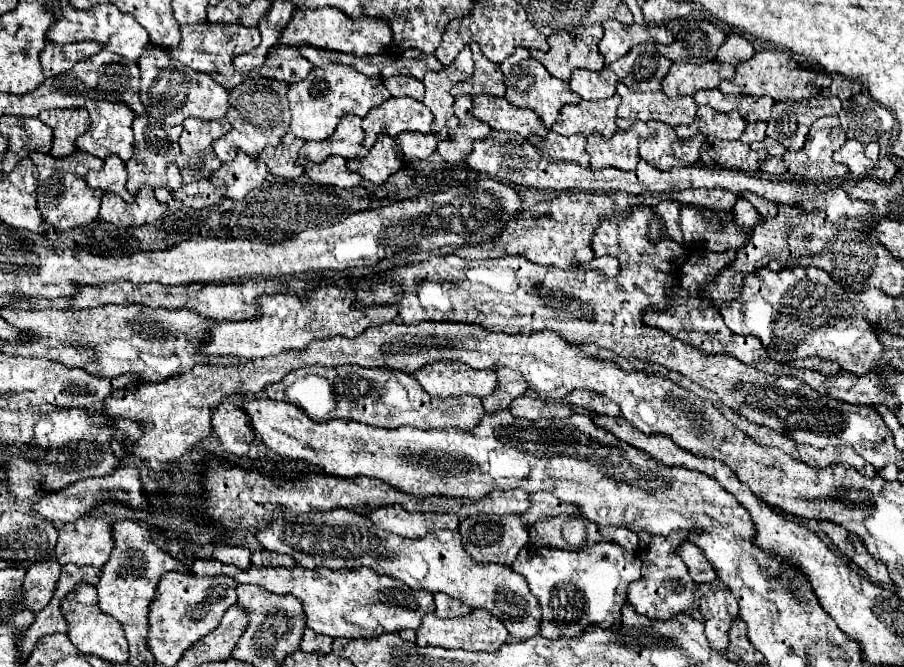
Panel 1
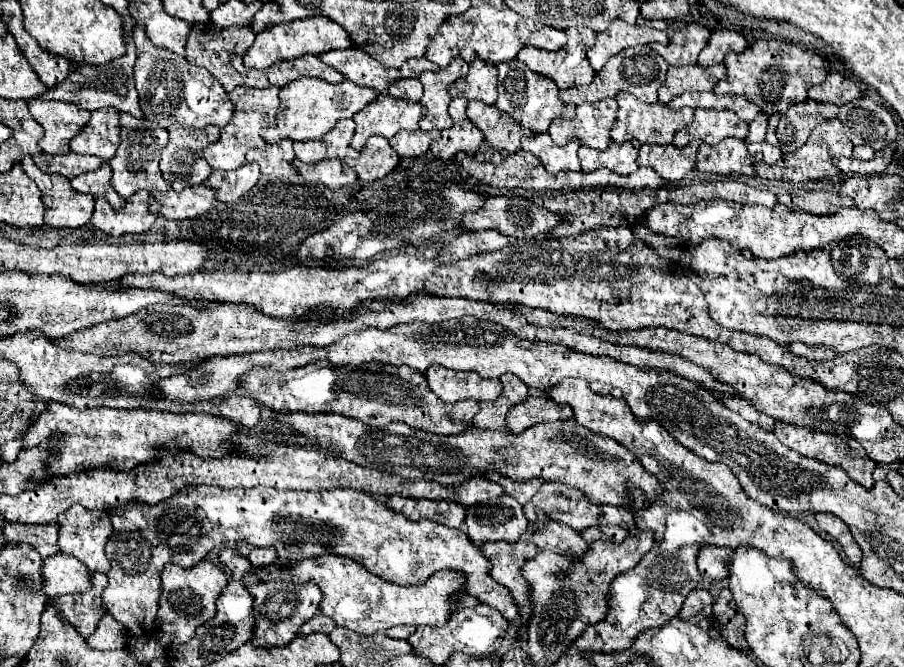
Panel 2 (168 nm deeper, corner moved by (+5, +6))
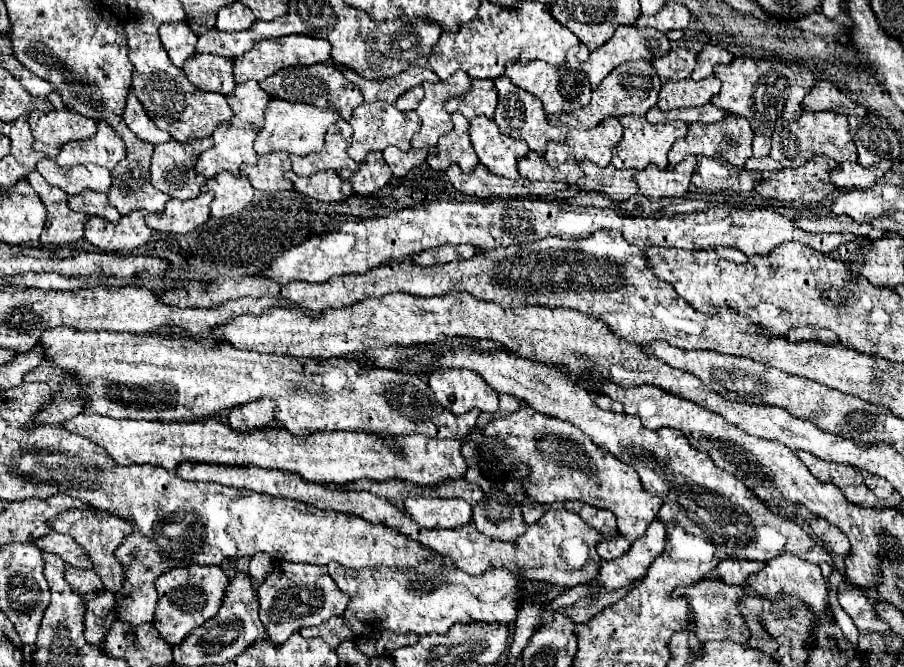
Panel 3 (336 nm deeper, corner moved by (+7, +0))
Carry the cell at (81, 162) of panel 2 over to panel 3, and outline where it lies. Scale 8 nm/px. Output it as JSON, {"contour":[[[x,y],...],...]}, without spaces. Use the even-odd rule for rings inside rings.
{"contour":[[[44,158],[38,162],[36,170],[52,184],[64,190],[66,194],[80,194],[84,190],[96,190],[96,192],[108,192],[112,178],[106,168],[86,164],[76,168],[62,168],[54,160]]]}

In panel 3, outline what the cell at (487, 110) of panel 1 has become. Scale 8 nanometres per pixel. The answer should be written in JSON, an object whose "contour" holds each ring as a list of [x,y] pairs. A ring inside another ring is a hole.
{"contour":[[[478,116],[470,122],[470,138],[480,164],[484,164],[492,174],[512,180],[520,176],[516,164],[518,158],[528,152],[528,146],[522,140],[504,136],[500,128],[496,128],[496,122],[484,116]]]}

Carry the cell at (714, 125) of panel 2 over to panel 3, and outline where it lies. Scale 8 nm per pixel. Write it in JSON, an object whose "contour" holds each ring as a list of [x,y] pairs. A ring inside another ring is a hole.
{"contour":[[[729,114],[724,120],[714,122],[714,124],[694,122],[688,128],[688,136],[678,140],[672,146],[672,150],[668,152],[668,160],[670,160],[672,166],[676,166],[686,154],[704,154],[704,156],[718,158],[718,160],[724,160],[724,162],[734,164],[734,166],[744,166],[744,162],[752,156],[752,150],[750,150],[752,136],[754,136],[754,132],[752,132],[748,120],[744,120],[744,117],[734,114]]]}

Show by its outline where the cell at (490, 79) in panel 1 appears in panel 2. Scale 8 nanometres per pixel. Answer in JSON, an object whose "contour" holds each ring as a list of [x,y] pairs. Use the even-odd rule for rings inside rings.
{"contour":[[[480,58],[470,64],[470,72],[466,78],[458,80],[456,84],[448,86],[448,92],[452,98],[456,96],[466,96],[468,100],[480,100],[488,106],[492,106],[498,98],[496,92],[496,74],[494,66],[482,62]]]}

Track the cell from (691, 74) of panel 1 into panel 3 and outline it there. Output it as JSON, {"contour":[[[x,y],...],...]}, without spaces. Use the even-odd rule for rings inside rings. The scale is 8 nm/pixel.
{"contour":[[[716,76],[704,78],[700,82],[684,78],[678,82],[666,82],[658,96],[658,106],[662,110],[686,108],[686,106],[704,106],[714,94],[720,92],[720,80]]]}

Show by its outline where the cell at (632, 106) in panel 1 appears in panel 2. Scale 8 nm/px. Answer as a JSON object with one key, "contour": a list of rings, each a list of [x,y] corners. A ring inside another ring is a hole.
{"contour":[[[618,94],[616,98],[618,102],[618,118],[616,118],[616,126],[614,132],[610,134],[612,142],[622,144],[628,140],[638,140],[640,144],[670,144],[674,140],[674,134],[680,132],[682,128],[686,128],[692,120],[694,120],[694,110],[690,108],[682,108],[682,110],[670,110],[670,106],[656,102],[654,106],[646,106],[644,102],[638,102],[632,94]]]}

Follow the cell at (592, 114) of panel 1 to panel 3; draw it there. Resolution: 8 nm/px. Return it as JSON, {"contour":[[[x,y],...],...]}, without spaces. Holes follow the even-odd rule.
{"contour":[[[618,118],[602,120],[596,128],[590,130],[576,130],[572,128],[562,142],[548,144],[544,158],[550,166],[558,166],[568,158],[574,160],[592,160],[598,166],[610,164],[612,148],[622,138],[622,126]]]}

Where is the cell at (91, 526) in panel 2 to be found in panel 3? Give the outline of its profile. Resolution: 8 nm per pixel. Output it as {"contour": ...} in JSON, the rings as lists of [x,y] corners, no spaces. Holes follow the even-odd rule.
{"contour":[[[92,508],[92,510],[68,510],[68,512],[64,512],[64,514],[60,514],[60,516],[56,516],[52,520],[52,528],[56,532],[72,536],[76,540],[76,544],[84,548],[86,556],[92,558],[94,570],[98,572],[98,576],[104,582],[106,590],[110,590],[114,594],[120,592],[124,568],[116,562],[112,552],[120,546],[122,538],[132,532],[132,526],[126,520],[120,520],[120,518],[116,518],[116,516],[112,516],[112,514],[104,512],[104,510],[98,510],[98,508]]]}

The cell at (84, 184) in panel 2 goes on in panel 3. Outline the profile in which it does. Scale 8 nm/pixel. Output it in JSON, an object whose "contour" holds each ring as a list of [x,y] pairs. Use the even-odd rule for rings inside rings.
{"contour":[[[82,192],[80,196],[70,196],[68,206],[74,212],[86,212],[86,214],[98,214],[106,218],[108,222],[118,222],[122,216],[116,212],[116,208],[110,206],[106,196],[100,196],[100,192]]]}

